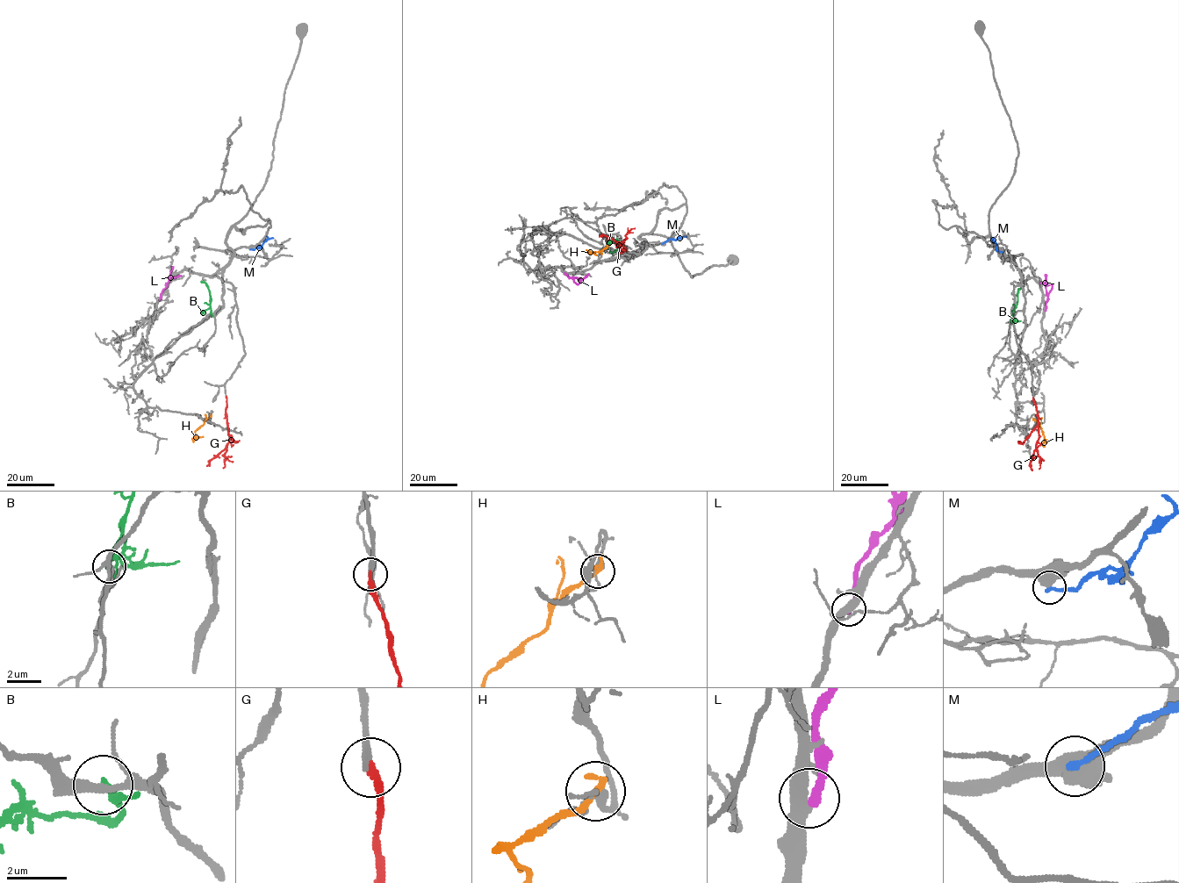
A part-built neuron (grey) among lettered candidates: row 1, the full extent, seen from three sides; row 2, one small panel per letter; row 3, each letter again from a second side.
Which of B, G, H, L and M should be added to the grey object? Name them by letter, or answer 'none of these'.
G

